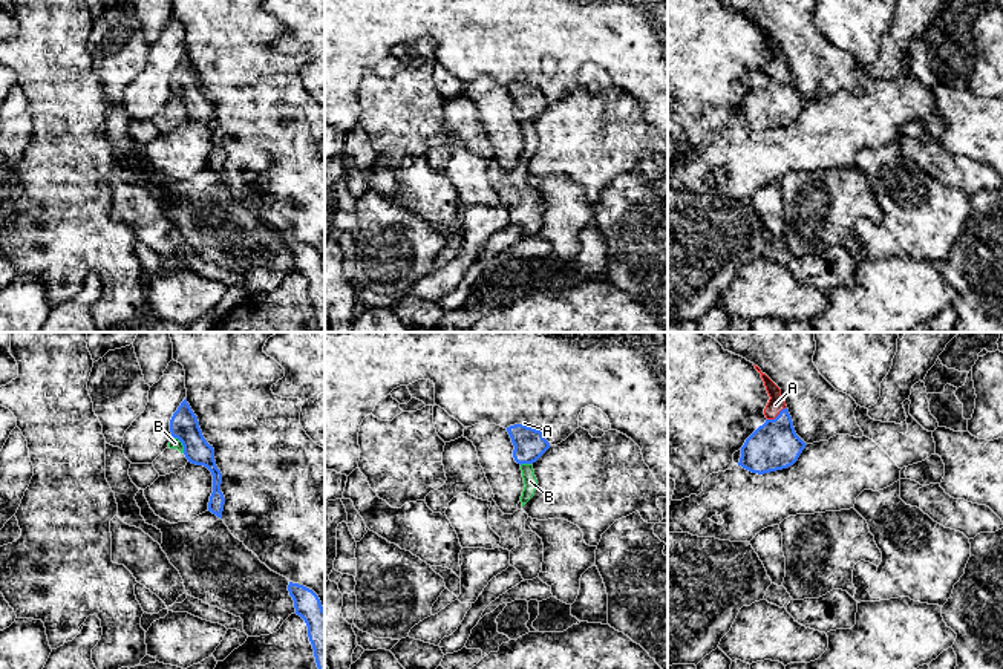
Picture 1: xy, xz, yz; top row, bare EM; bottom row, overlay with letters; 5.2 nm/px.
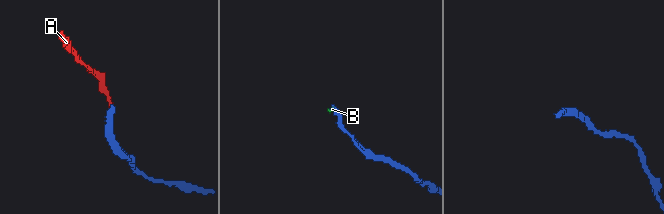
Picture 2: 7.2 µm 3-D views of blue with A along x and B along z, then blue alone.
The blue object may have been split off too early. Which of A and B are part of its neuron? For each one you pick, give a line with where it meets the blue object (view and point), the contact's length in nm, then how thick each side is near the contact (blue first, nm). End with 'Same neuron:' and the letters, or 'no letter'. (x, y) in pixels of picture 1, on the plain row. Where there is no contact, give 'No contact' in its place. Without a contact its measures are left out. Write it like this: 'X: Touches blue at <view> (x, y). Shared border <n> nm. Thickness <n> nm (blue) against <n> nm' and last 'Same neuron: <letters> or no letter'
A: Touches blue at yz (778, 72). Shared border 130 nm. Thickness 260 nm (blue) against 90 nm
Same neuron: A

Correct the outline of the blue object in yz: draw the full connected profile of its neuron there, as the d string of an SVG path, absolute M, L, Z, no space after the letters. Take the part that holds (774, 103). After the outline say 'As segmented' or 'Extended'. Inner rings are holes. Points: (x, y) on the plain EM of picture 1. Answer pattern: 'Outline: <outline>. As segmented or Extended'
Outline: M758 23L755 26L770 54L764 66L767 77L746 96L738 122L764 132L793 122L807 101L795 89L781 46Z. Extended

